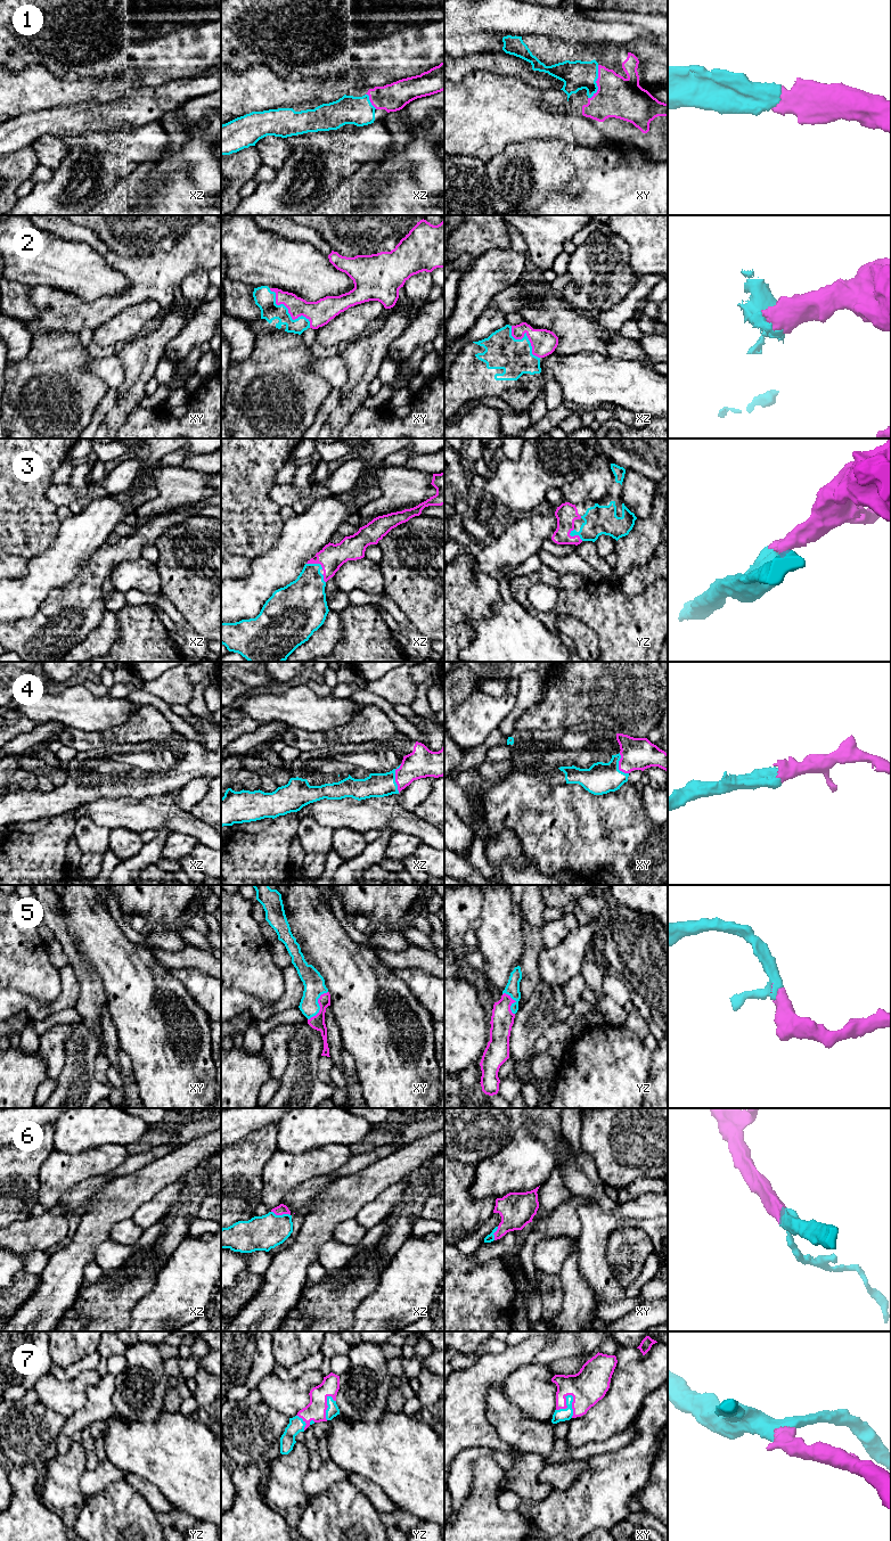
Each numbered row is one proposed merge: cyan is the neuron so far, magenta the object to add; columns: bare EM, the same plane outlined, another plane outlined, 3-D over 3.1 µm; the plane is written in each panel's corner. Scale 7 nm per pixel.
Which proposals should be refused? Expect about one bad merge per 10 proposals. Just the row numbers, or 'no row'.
no row

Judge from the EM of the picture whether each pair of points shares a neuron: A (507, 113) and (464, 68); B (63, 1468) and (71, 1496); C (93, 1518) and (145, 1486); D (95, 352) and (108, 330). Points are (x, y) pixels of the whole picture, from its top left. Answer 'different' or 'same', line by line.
A: different
B: same
C: different
D: different

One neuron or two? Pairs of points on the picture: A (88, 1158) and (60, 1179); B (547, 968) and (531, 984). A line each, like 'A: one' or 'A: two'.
A: one
B: two

